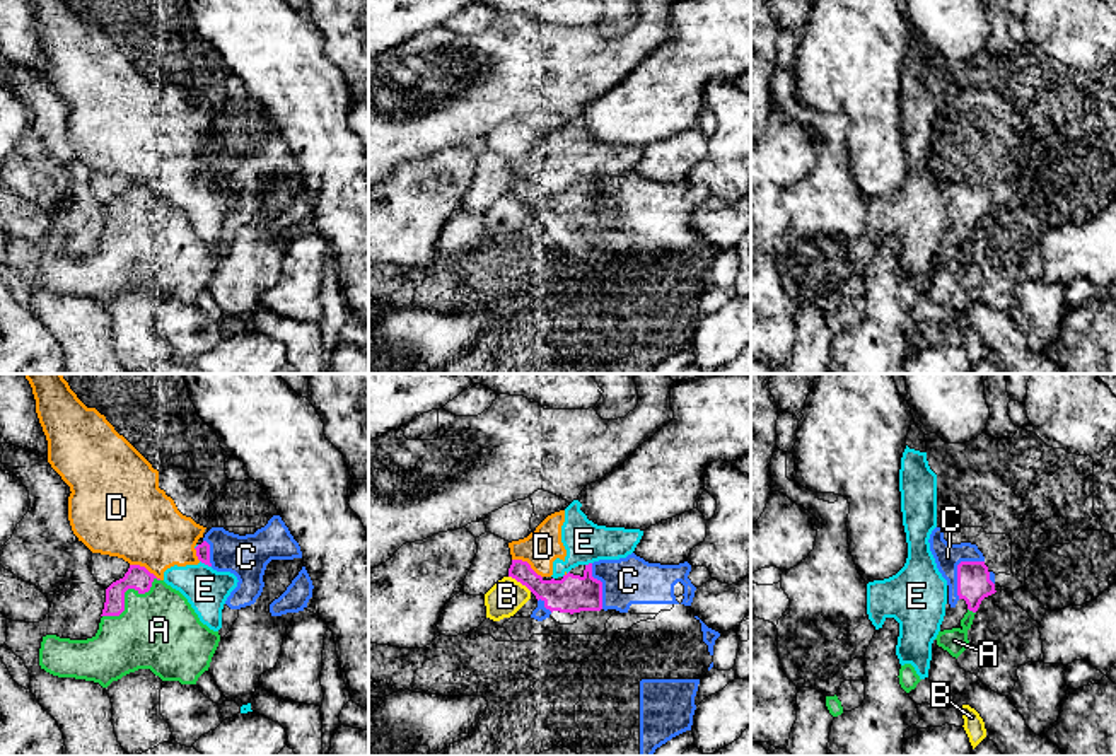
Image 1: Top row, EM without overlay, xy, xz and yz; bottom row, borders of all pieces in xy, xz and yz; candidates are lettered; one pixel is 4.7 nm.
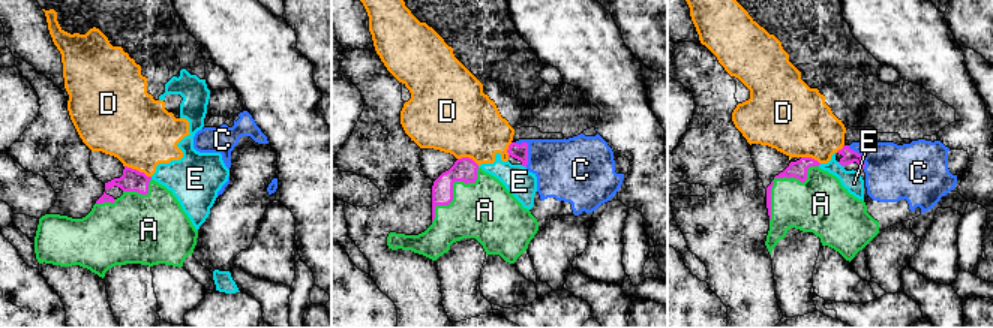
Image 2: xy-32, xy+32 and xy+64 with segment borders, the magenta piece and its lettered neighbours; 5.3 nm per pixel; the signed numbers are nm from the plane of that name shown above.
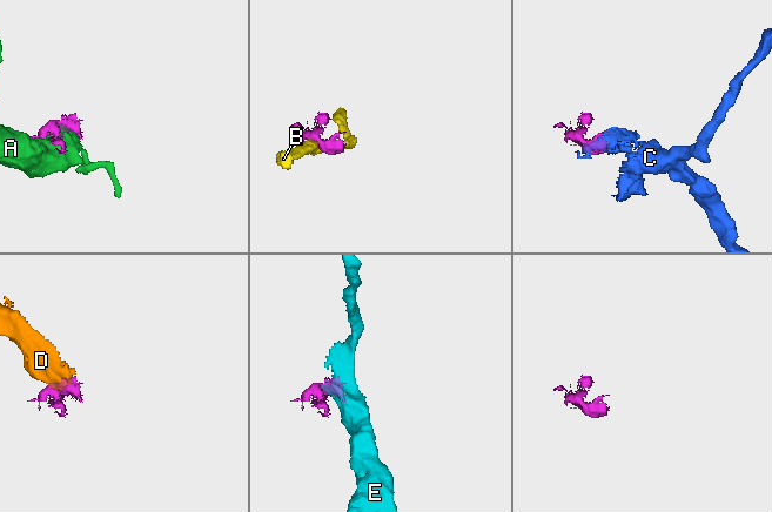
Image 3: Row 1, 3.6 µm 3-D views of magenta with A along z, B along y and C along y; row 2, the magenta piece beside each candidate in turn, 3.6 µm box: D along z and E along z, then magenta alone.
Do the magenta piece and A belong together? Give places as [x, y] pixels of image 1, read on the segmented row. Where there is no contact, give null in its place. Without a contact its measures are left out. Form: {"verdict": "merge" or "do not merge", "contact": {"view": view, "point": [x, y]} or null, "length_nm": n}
{"verdict": "merge", "contact": {"view": "xy", "point": [125, 591]}, "length_nm": 320}

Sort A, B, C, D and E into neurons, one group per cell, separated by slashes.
A C / B / D E

